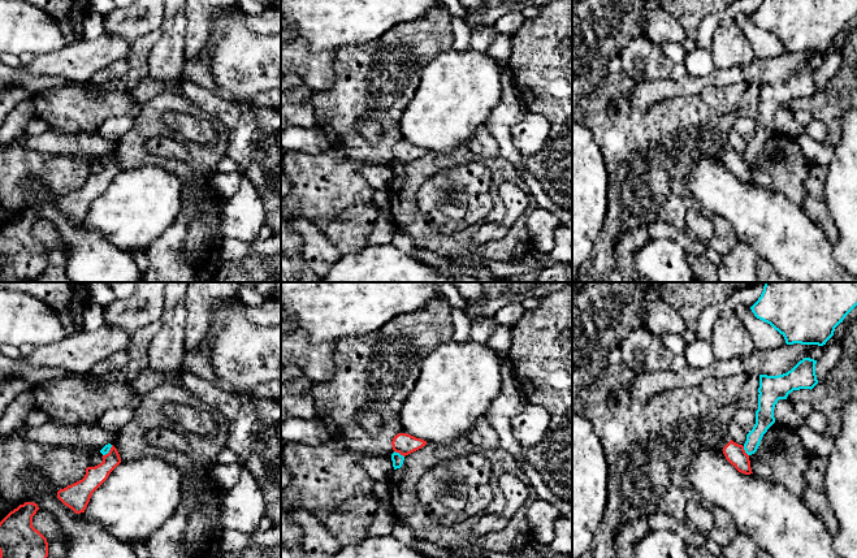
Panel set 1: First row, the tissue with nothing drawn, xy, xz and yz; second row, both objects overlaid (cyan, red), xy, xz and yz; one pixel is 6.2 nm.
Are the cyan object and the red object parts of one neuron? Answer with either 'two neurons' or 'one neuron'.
two neurons

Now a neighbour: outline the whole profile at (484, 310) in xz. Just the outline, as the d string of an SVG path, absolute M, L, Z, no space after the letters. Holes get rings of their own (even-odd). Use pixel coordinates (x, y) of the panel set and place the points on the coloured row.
M484 282L485 302L476 306L467 303L464 312L472 323L479 317L494 316L501 307L512 302L531 297L541 298L571 284L572 282Z

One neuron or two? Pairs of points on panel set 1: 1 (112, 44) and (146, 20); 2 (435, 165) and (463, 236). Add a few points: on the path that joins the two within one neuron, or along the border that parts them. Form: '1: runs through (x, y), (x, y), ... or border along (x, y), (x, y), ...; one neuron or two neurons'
1: border along (105, 31), (125, 37), (131, 42); two neurons
2: runs through (410, 189), (410, 216), (436, 241); one neuron

